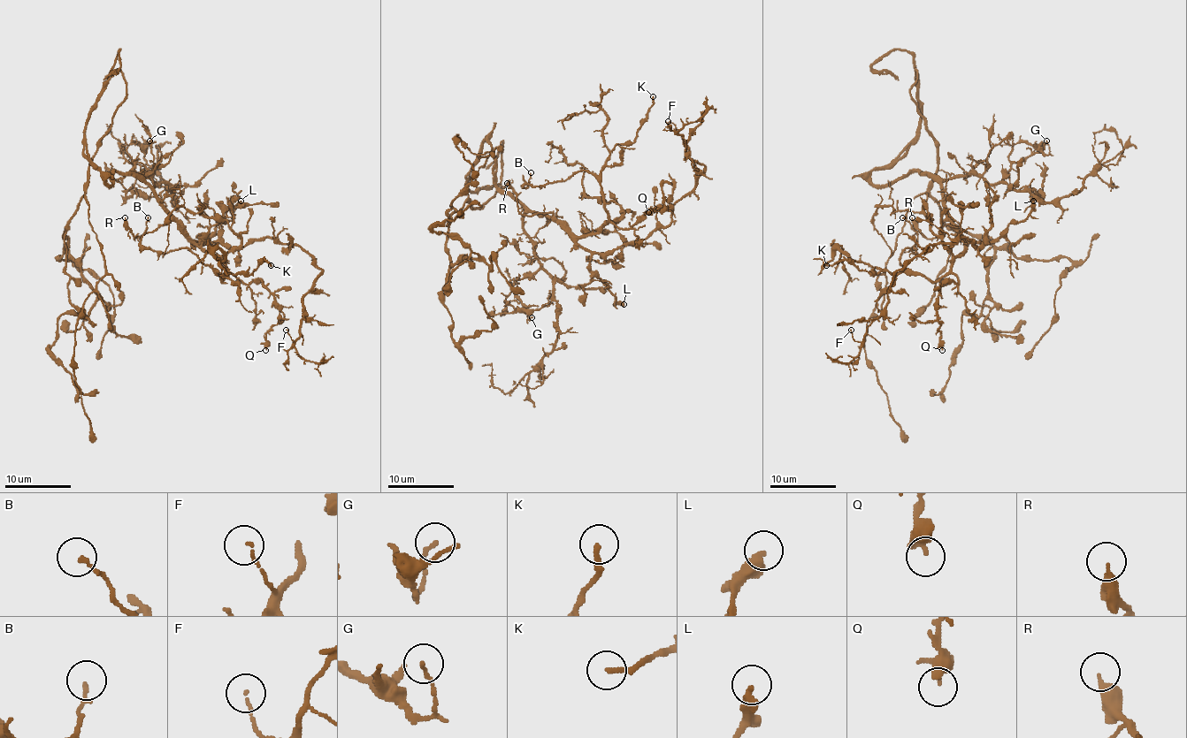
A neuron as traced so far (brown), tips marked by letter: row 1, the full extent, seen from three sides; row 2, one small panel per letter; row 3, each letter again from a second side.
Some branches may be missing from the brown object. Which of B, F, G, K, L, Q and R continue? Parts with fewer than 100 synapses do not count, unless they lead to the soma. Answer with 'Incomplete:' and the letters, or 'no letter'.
Incomplete: no letter

